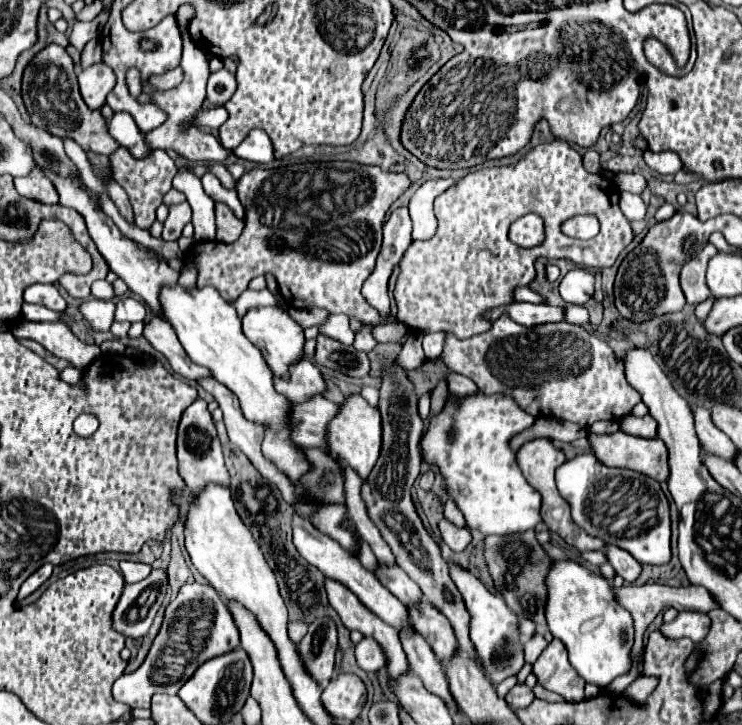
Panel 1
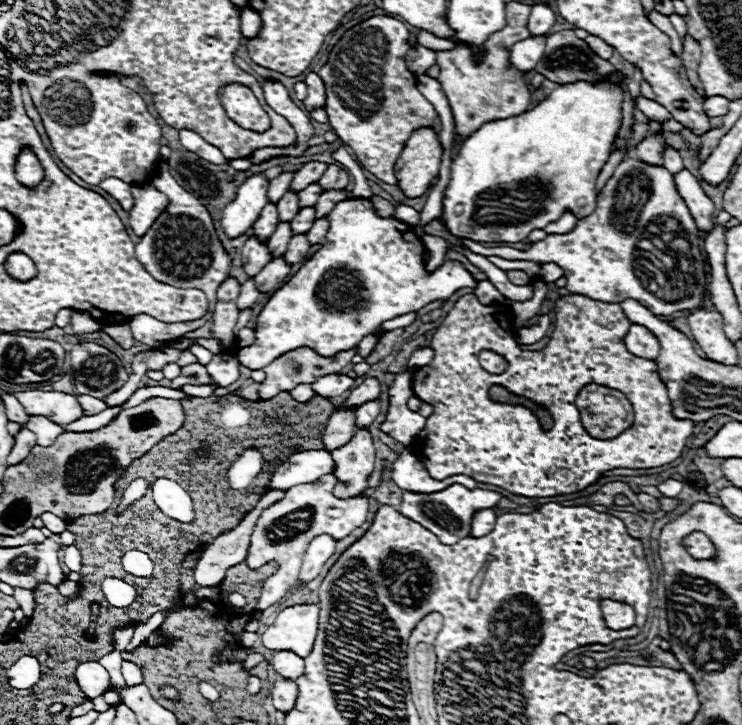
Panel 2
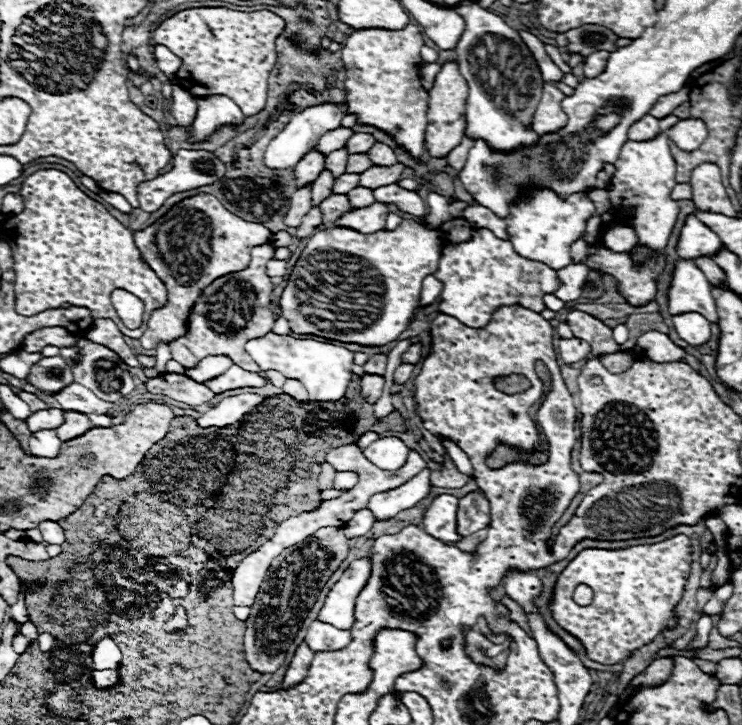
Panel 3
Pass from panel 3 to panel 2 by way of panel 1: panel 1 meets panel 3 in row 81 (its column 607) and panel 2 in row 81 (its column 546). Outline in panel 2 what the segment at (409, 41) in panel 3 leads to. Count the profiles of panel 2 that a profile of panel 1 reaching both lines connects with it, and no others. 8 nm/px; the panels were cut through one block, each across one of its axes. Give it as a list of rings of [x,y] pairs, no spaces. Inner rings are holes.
[[[372,16],[344,32],[322,68],[330,126],[352,148],[358,162],[388,184],[398,184],[394,166],[410,134],[422,126],[432,126],[436,118],[434,106],[418,92],[416,76],[406,66],[404,56],[410,46],[410,32],[404,22]]]

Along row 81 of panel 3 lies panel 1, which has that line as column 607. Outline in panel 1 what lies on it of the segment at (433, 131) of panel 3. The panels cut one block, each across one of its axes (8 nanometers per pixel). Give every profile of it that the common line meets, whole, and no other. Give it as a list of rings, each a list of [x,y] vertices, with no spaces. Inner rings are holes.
[[[624,432],[592,436],[590,444],[600,462],[616,468],[628,468],[654,478],[668,480],[668,448],[660,438],[636,438]]]

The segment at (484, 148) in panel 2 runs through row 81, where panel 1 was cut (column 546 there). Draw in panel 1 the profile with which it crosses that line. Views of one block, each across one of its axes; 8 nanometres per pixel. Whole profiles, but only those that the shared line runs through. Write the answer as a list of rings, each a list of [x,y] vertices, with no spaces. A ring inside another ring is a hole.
[[[556,560],[548,578],[548,602],[546,620],[552,636],[560,638],[570,654],[570,664],[588,682],[598,688],[610,686],[610,682],[632,668],[632,644],[634,628],[628,610],[618,606],[610,592],[610,582],[590,572],[580,562]]]

